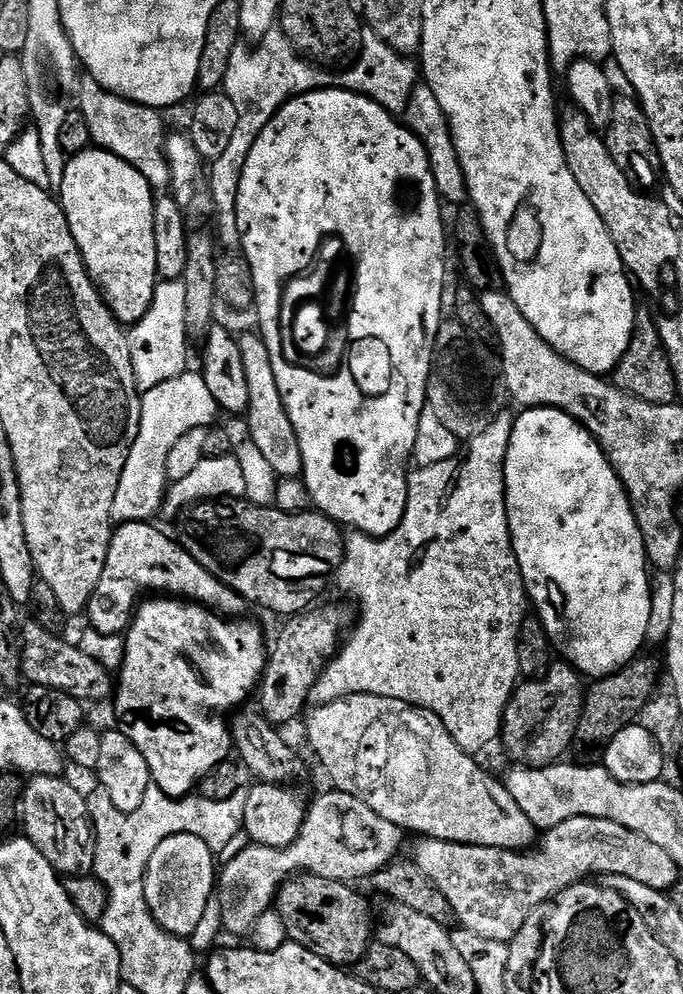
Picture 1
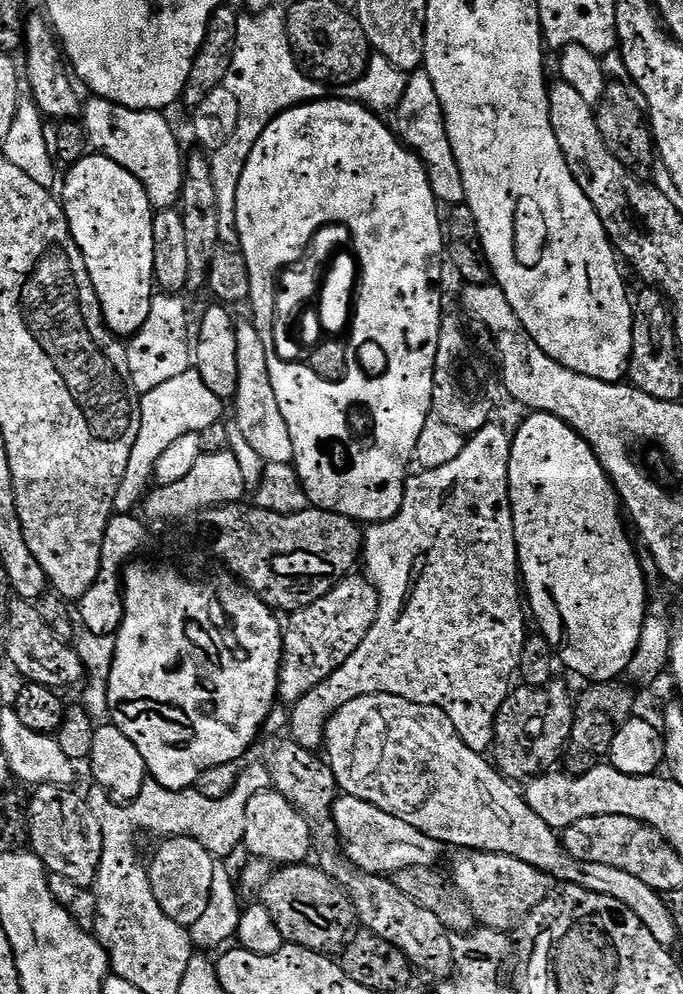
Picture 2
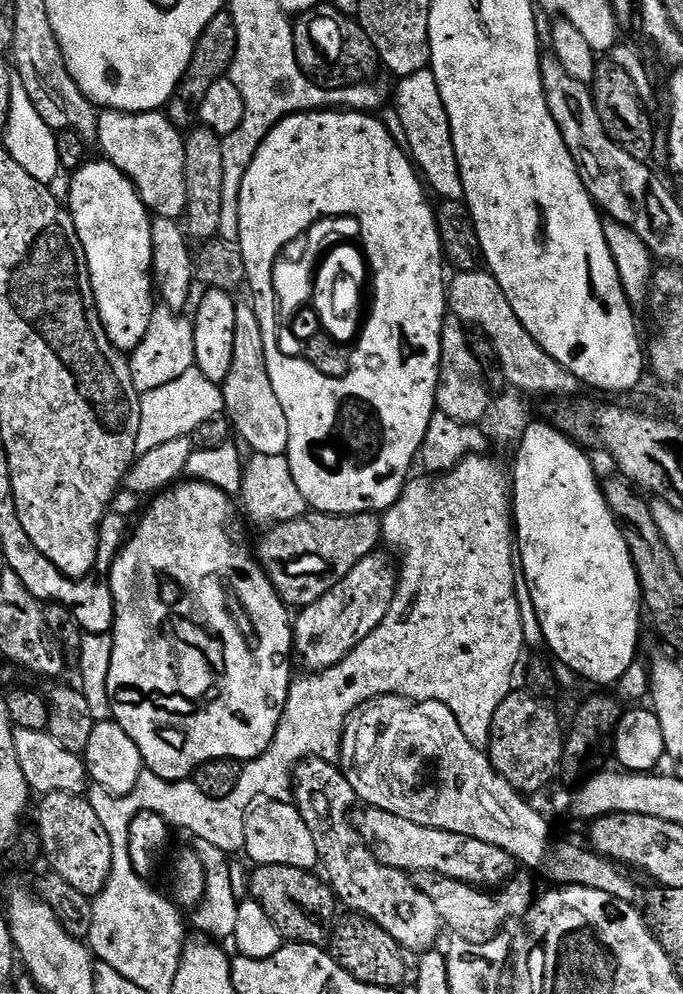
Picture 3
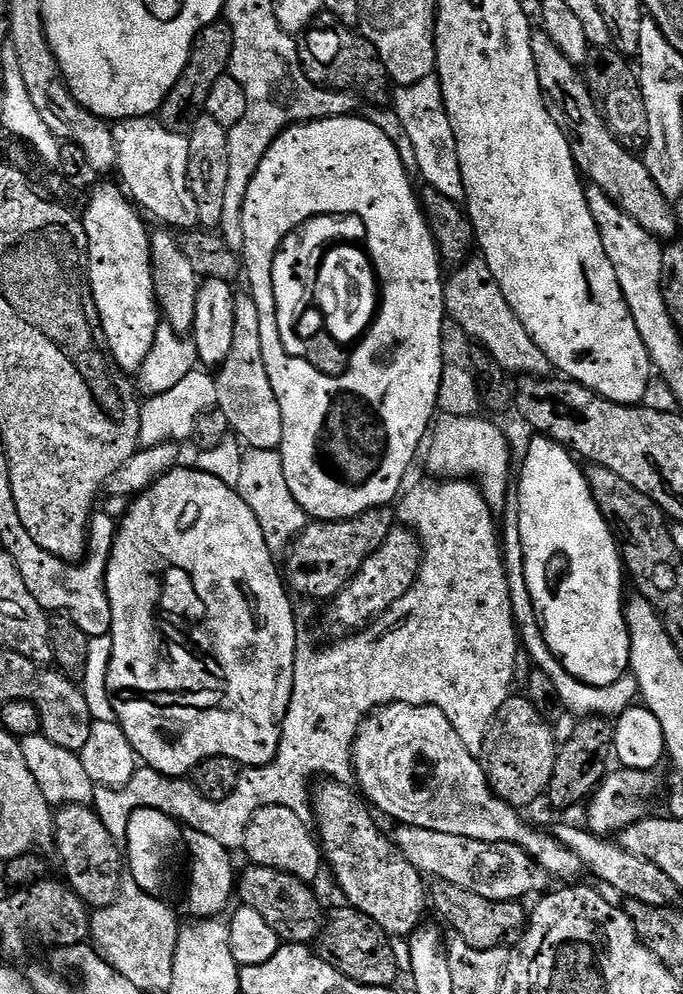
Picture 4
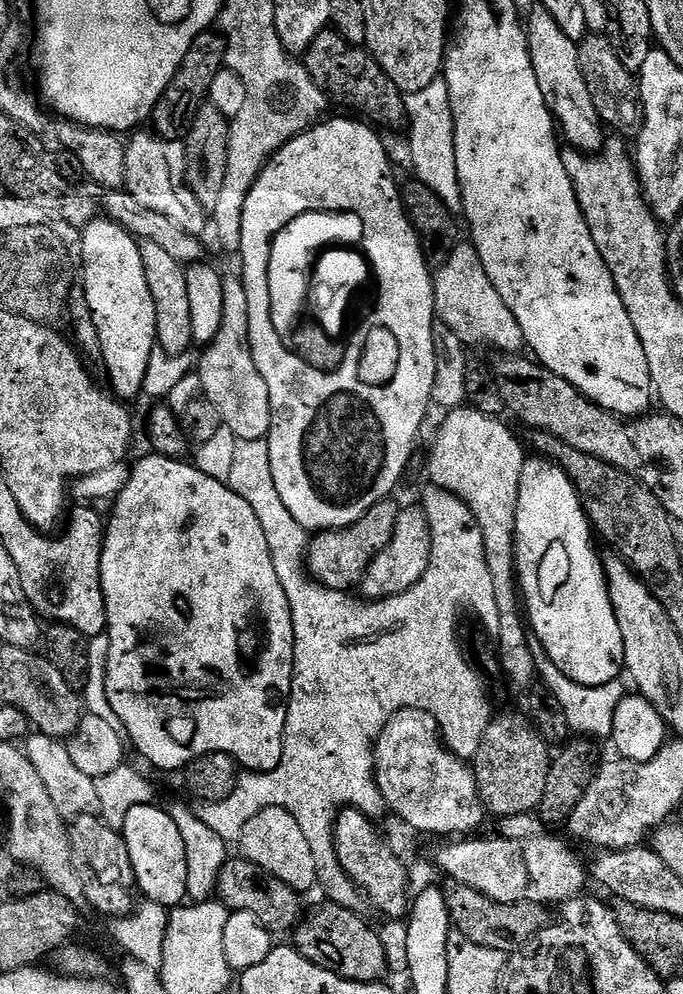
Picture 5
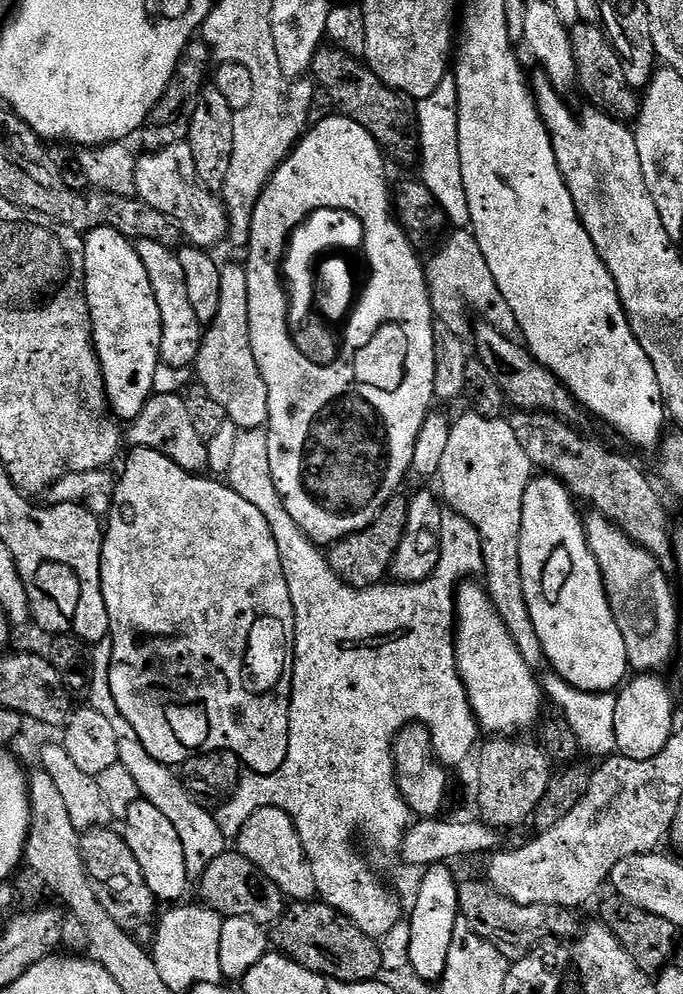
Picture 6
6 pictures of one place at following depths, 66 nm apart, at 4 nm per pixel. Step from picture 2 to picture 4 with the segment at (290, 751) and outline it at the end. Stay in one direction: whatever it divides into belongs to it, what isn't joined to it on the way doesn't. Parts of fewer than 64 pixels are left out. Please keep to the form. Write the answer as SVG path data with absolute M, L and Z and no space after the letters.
M325 779L321 784L324 785L314 792L314 828L327 867L332 867L332 876L348 899L345 901L378 922L389 936L411 937L425 919L425 877L406 862L389 837L384 837L383 830L376 825L373 809L359 791L351 792L347 783L338 780Z

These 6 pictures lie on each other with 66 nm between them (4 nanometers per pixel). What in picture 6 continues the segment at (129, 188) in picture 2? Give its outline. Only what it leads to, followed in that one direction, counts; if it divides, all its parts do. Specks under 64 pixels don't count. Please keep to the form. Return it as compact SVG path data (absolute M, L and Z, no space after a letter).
M109 228L87 233L84 236L84 289L88 295L88 307L92 309L92 340L96 343L96 353L102 366L108 407L117 421L139 421L144 416L146 402L154 394L154 374L162 366L162 317L142 258L136 253L135 243L118 234L118 230Z

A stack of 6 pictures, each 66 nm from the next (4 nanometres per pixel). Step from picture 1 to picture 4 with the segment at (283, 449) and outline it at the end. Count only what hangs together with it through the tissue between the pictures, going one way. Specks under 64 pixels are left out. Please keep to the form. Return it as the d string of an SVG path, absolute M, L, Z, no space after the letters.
M237 295L232 354L220 365L214 376L217 386L216 403L229 420L231 431L249 449L272 450L279 449L282 442L282 410L262 362L261 329L260 311L258 306L254 306L251 295Z

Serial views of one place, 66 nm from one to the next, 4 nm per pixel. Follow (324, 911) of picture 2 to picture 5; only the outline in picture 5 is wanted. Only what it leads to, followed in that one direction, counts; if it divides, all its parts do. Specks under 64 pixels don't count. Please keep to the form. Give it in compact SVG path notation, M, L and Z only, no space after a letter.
M230 858L222 868L216 887L218 900L232 912L249 912L258 918L258 922L273 934L291 933L302 919L300 912L301 893L296 892L286 882L274 878L266 870L259 868L254 862L243 858Z

